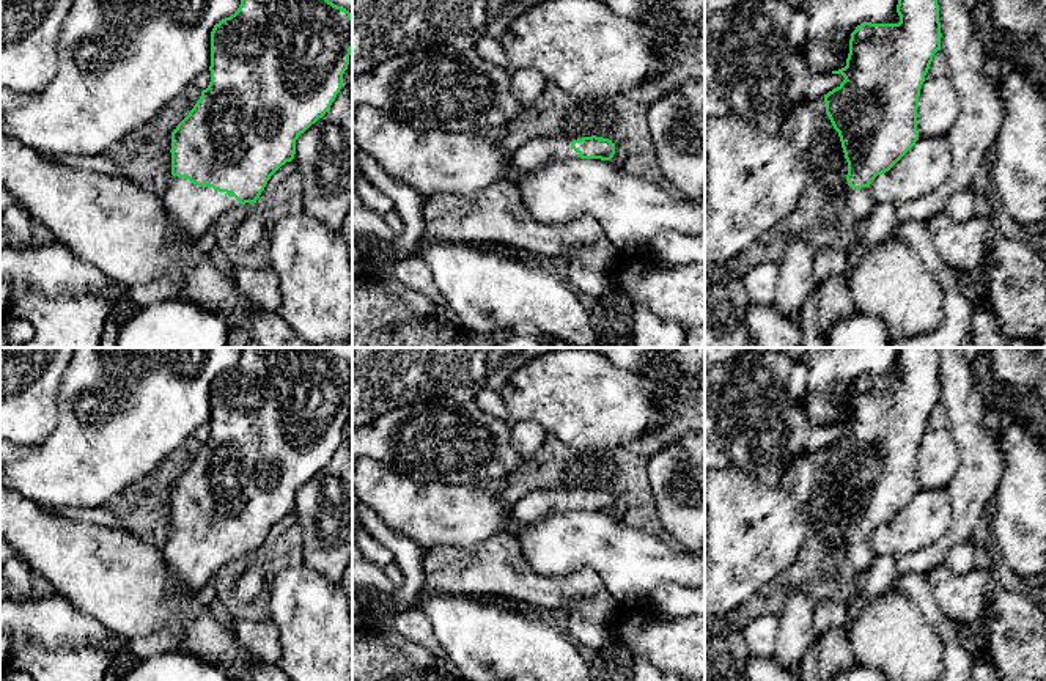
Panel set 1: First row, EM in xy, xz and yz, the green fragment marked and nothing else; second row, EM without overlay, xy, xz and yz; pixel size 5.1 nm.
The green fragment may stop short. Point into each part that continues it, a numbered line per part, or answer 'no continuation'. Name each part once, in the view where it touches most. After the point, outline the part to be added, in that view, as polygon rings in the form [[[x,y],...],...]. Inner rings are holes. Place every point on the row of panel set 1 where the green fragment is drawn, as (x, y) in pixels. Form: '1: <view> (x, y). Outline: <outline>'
1: xy (194, 208). Outline: [[[171,176],[162,200],[170,220],[186,233],[189,241],[200,239],[222,212],[241,206],[227,192],[197,186],[178,176]]]

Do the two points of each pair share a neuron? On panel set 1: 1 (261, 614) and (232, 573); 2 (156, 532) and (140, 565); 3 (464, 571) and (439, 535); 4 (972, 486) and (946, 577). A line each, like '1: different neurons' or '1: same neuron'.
1: same neuron
2: different neurons
3: different neurons
4: different neurons

